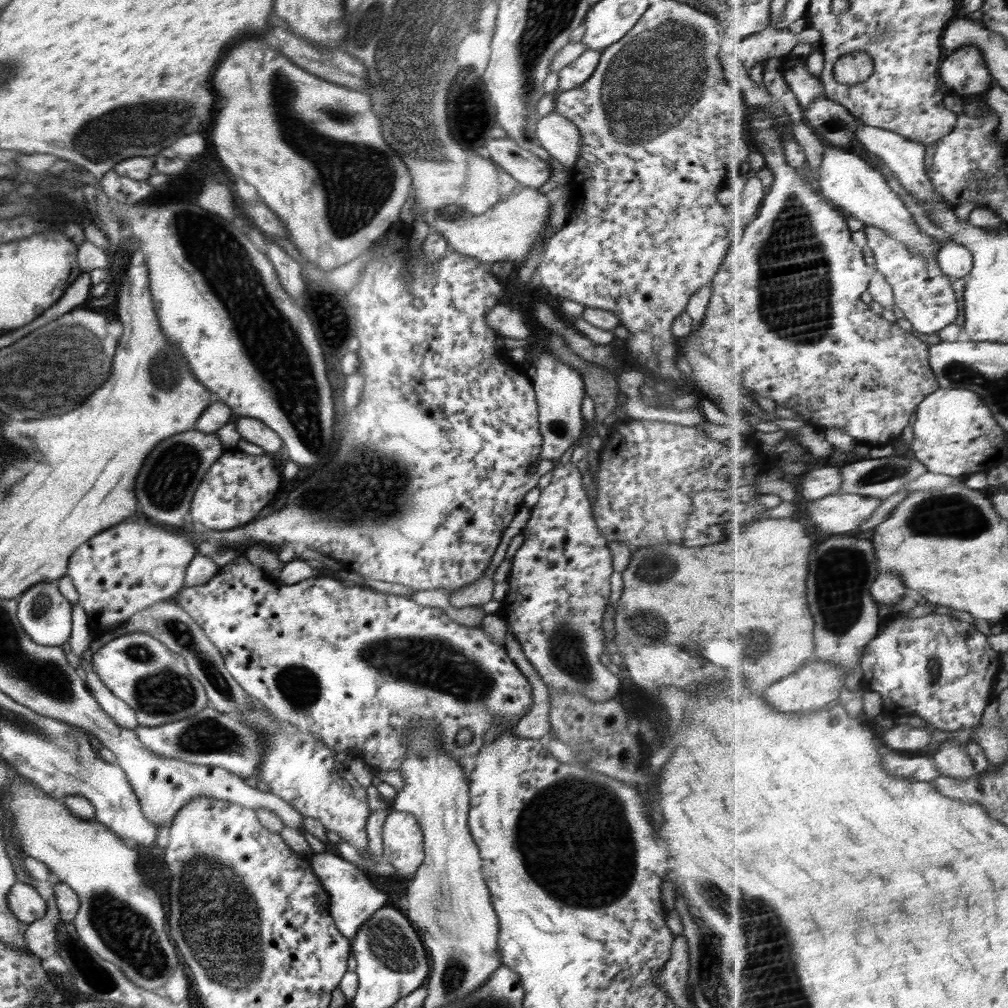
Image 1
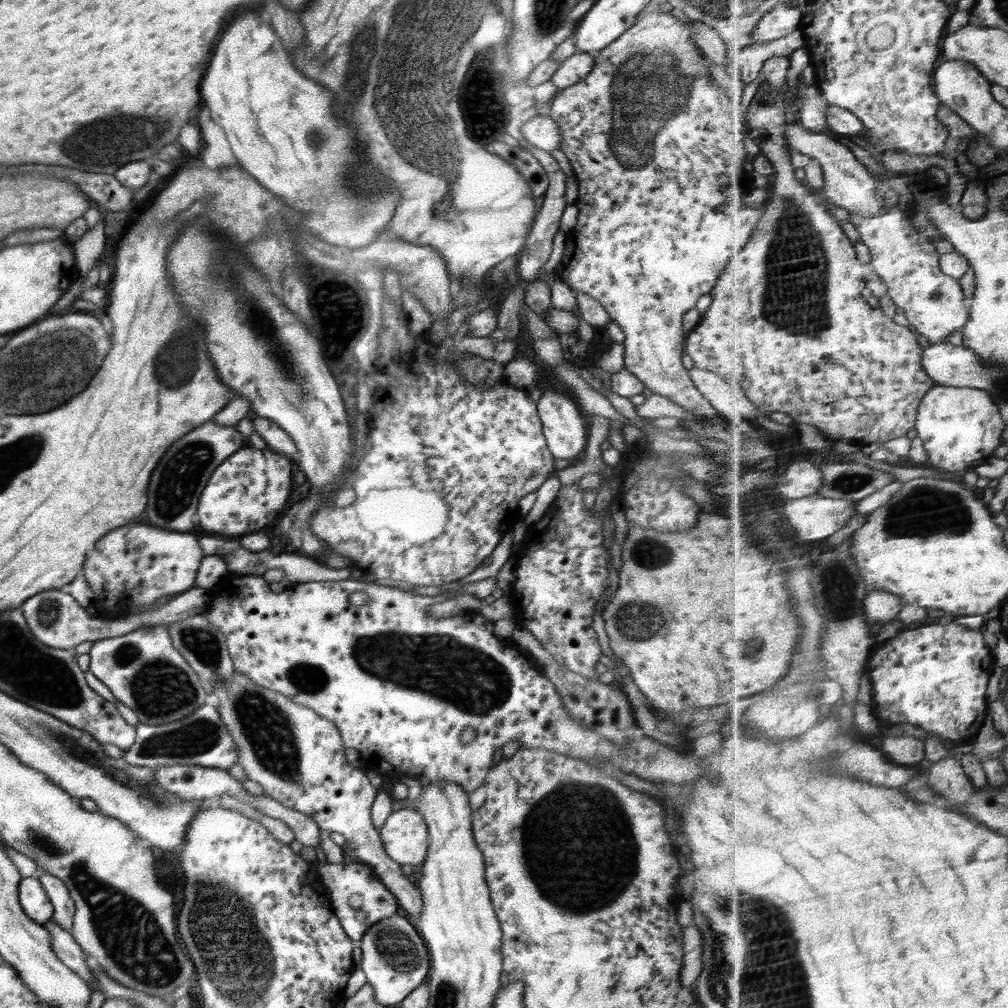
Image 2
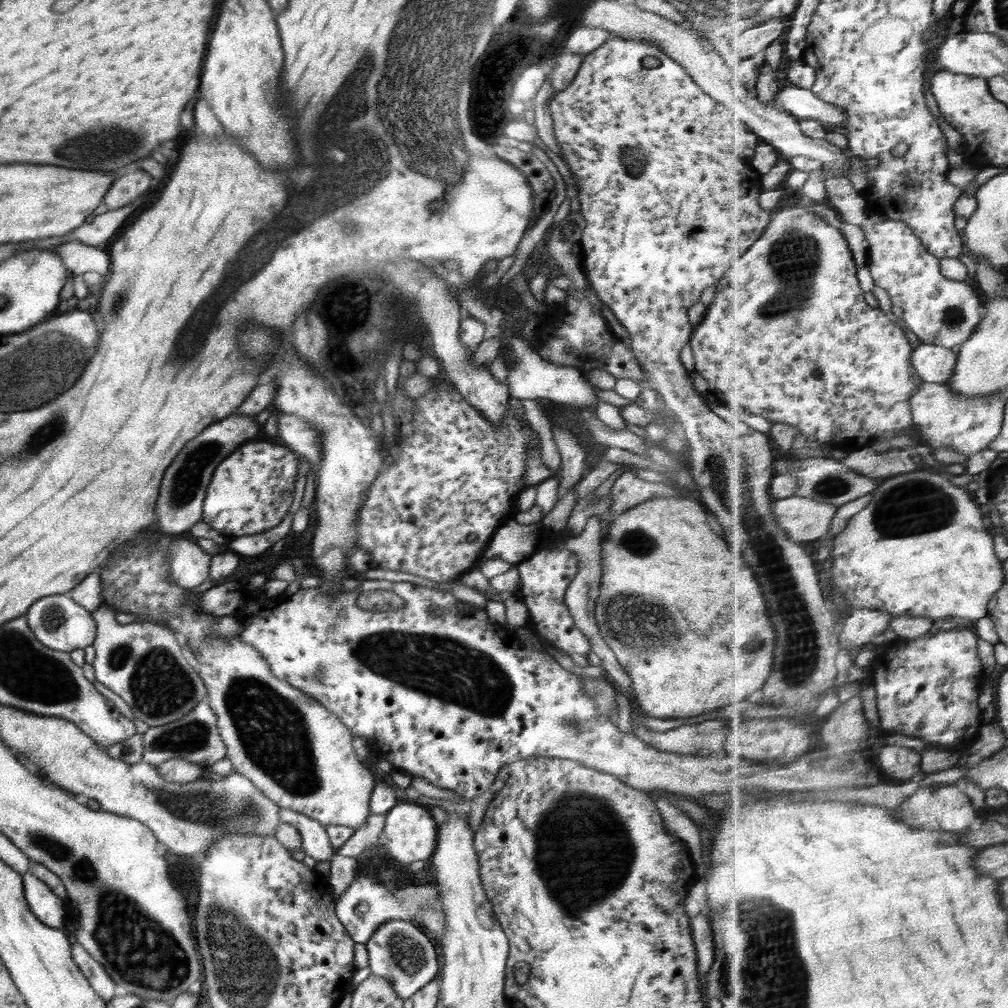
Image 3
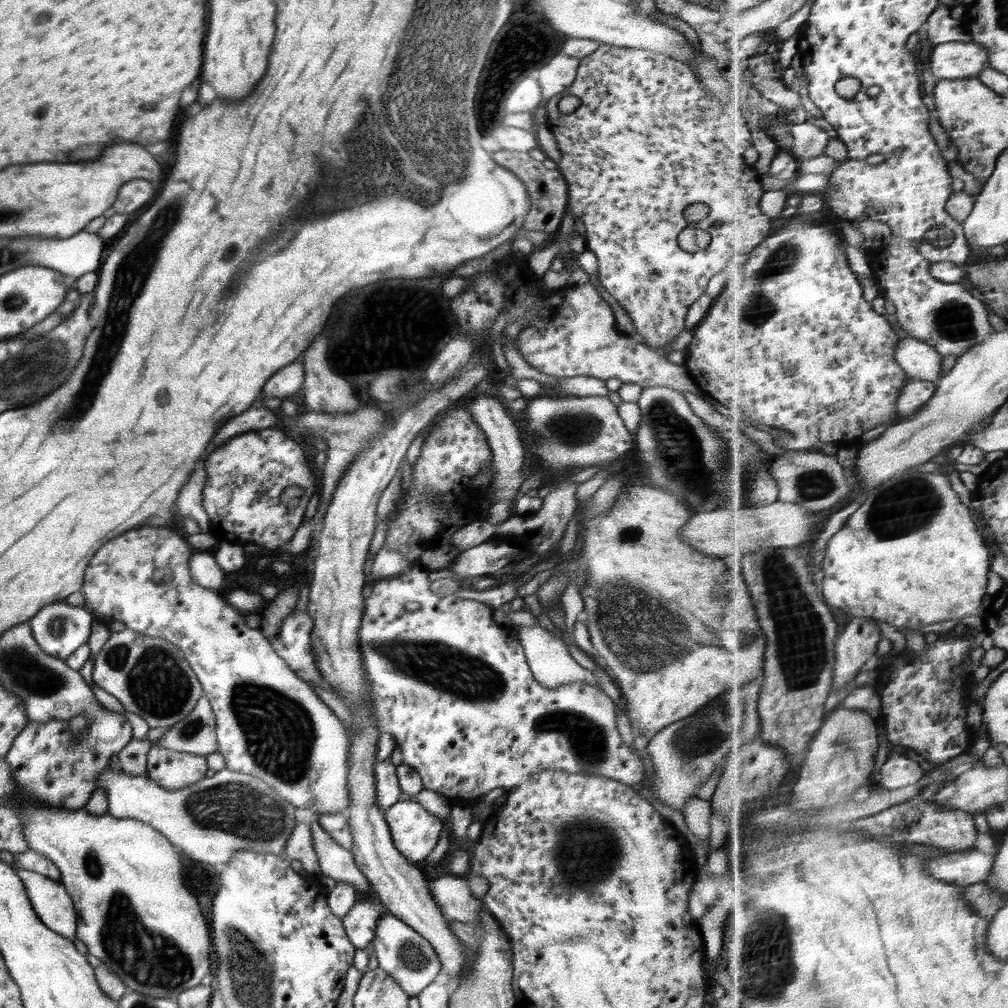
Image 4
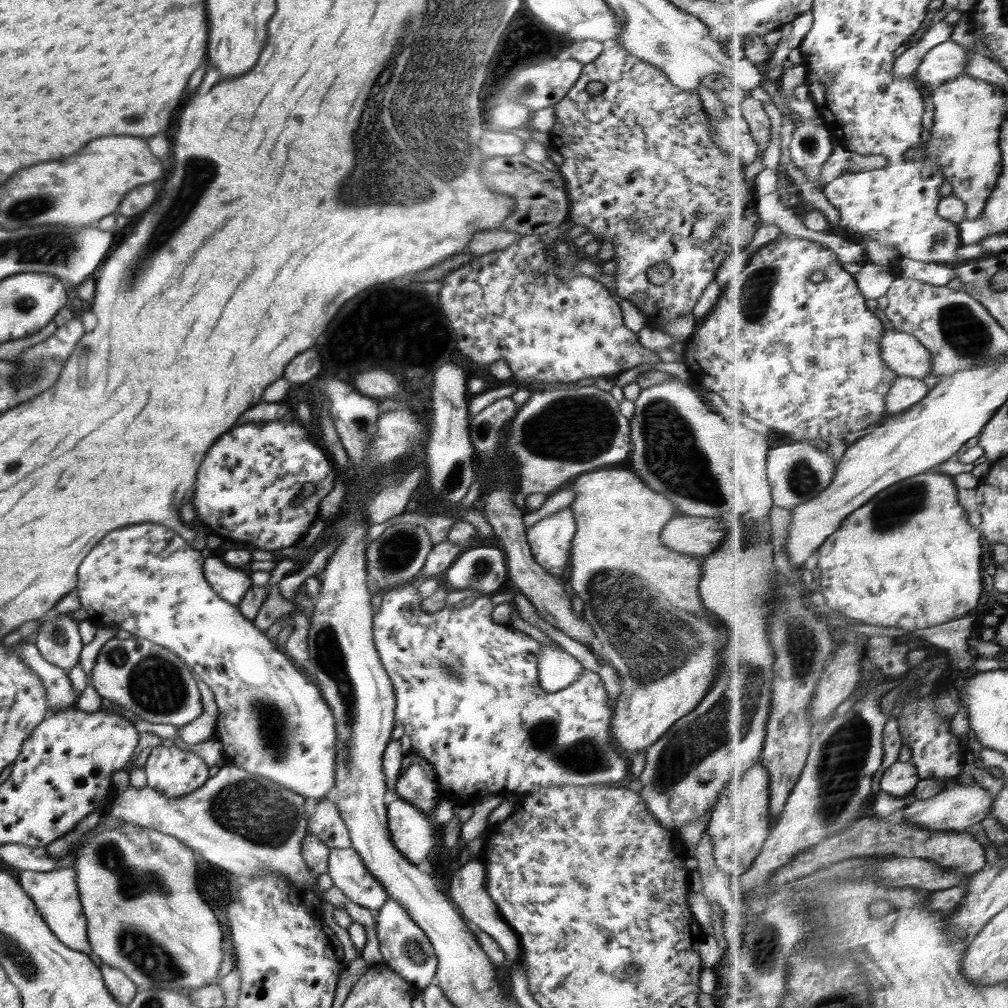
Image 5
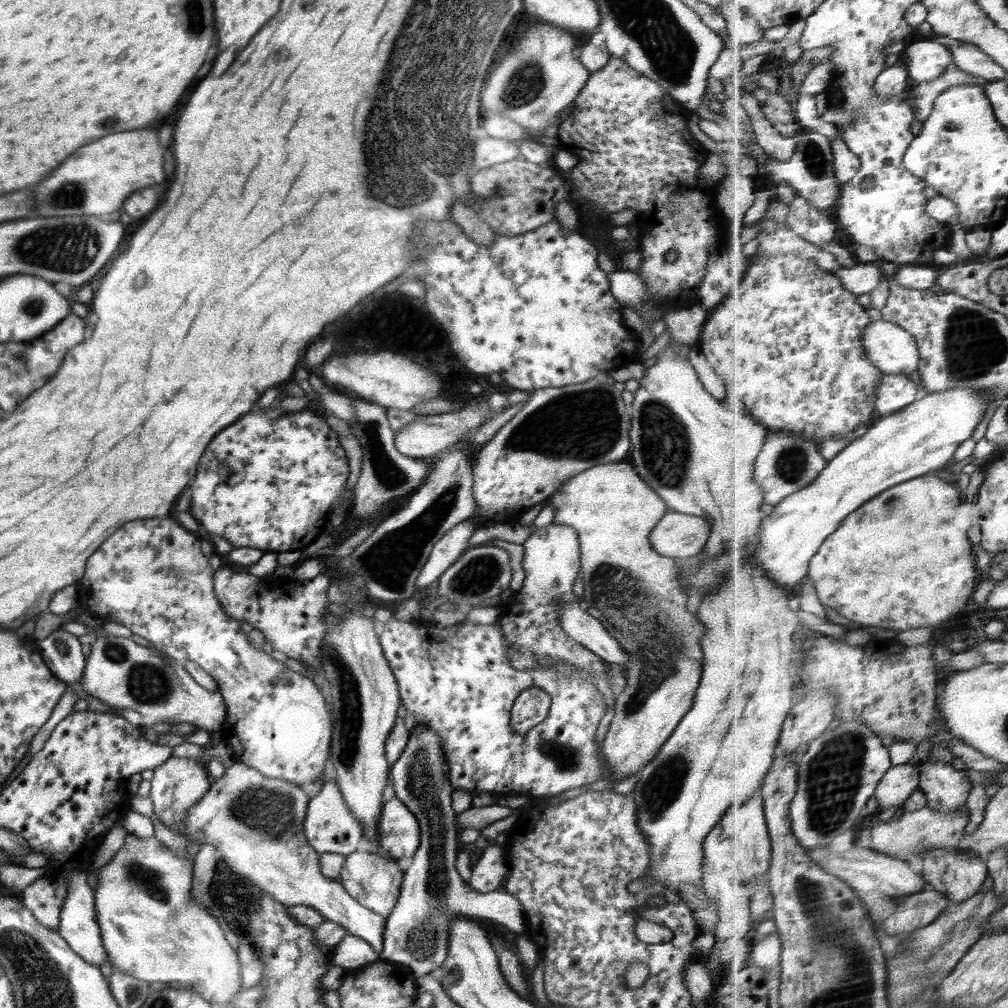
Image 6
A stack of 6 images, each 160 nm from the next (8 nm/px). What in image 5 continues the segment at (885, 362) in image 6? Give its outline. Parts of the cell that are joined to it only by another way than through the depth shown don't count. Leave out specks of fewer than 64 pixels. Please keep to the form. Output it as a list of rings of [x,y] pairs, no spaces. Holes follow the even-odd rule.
[[[890,329],[883,338],[884,361],[900,376],[922,379],[934,370],[934,353],[912,333]]]

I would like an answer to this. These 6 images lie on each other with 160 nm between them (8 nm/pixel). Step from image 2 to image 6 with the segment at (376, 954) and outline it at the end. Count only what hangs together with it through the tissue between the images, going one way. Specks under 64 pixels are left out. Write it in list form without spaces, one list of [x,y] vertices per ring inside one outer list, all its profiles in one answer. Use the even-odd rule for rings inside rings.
[[[416,723],[409,732],[409,739],[402,754],[394,764],[391,764],[392,782],[396,798],[403,802],[420,824],[420,846],[416,850],[412,866],[404,873],[400,884],[400,897],[390,916],[386,918],[383,936],[383,949],[379,954],[380,961],[388,962],[391,966],[406,970],[414,978],[429,975],[442,967],[448,952],[449,928],[457,916],[471,917],[476,921],[493,921],[506,926],[517,936],[527,935],[527,920],[520,902],[506,892],[499,890],[480,894],[472,890],[468,883],[460,877],[455,868],[456,861],[456,828],[458,827],[457,813],[452,809],[452,792],[454,788],[449,779],[449,766],[444,753],[441,751],[439,736],[424,723]]]

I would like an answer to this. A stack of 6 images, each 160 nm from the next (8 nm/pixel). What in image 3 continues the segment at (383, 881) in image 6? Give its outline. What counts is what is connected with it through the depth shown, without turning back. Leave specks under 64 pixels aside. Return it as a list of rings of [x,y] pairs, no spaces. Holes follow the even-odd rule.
[[[279,808],[279,815],[281,822],[290,824],[300,834],[300,840],[302,840],[300,850],[305,855],[312,857],[317,862],[332,859],[336,849],[330,845],[328,834],[322,824],[309,816],[304,816],[304,813],[289,808]]]

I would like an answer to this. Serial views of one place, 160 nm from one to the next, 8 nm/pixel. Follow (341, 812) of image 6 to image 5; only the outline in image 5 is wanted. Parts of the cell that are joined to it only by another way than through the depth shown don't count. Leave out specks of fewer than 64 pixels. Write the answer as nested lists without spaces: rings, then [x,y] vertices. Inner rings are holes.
[[[328,798],[315,803],[315,811],[309,816],[307,832],[316,836],[329,848],[350,848],[348,829],[336,805]]]

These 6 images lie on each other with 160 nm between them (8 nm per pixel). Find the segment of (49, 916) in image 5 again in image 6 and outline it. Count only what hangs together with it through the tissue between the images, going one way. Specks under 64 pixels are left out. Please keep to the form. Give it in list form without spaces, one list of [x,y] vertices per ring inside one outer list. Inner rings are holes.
[[[87,867],[72,871],[71,884],[69,884],[67,896],[62,902],[57,932],[86,963],[99,968],[107,962],[107,954],[101,939],[101,930],[97,923],[94,890],[86,880],[89,871]]]

